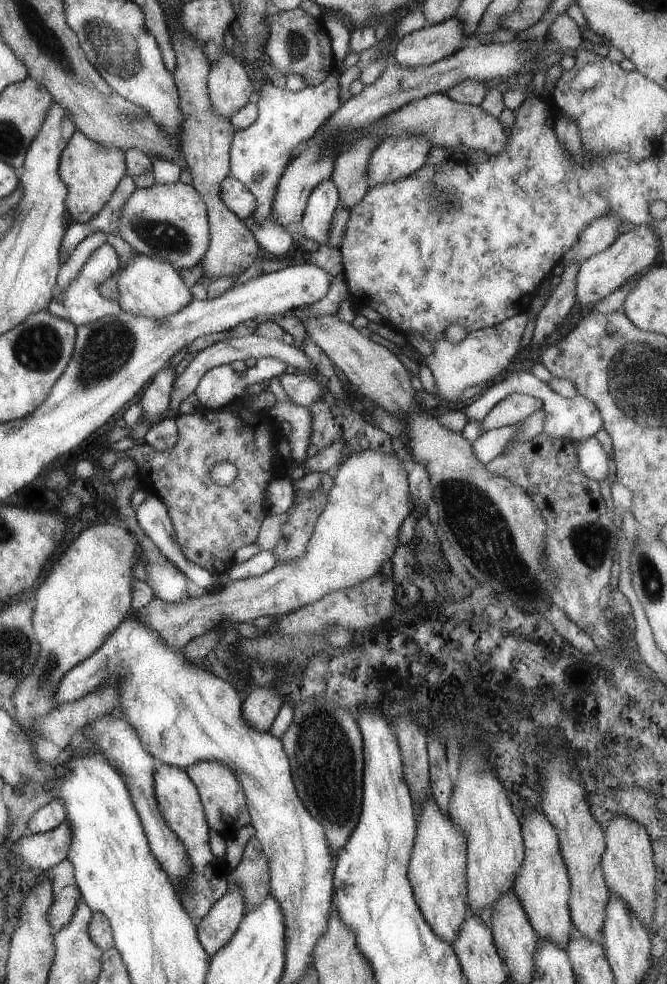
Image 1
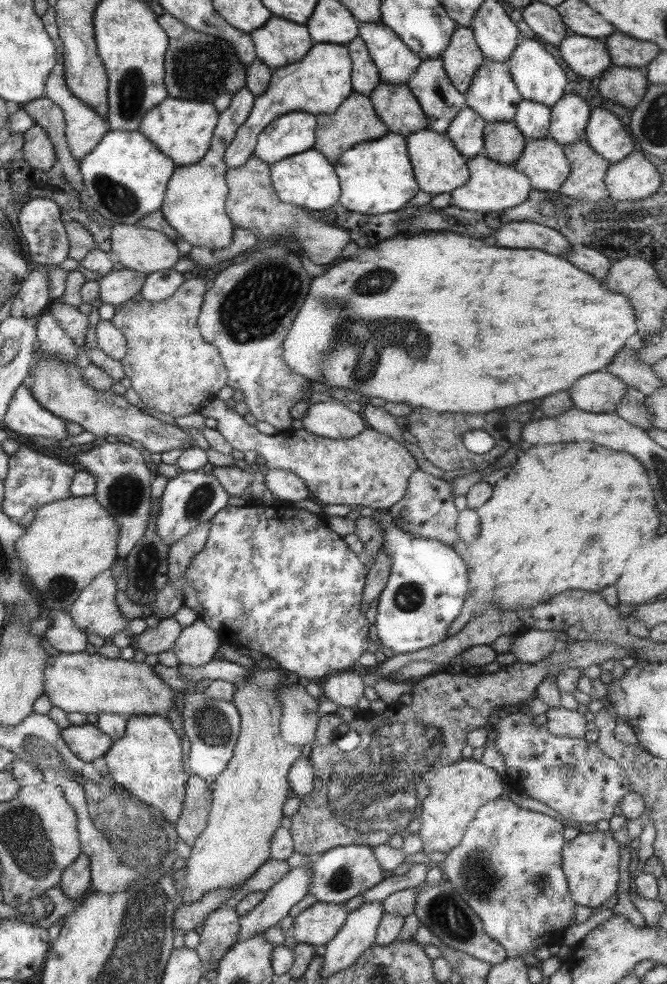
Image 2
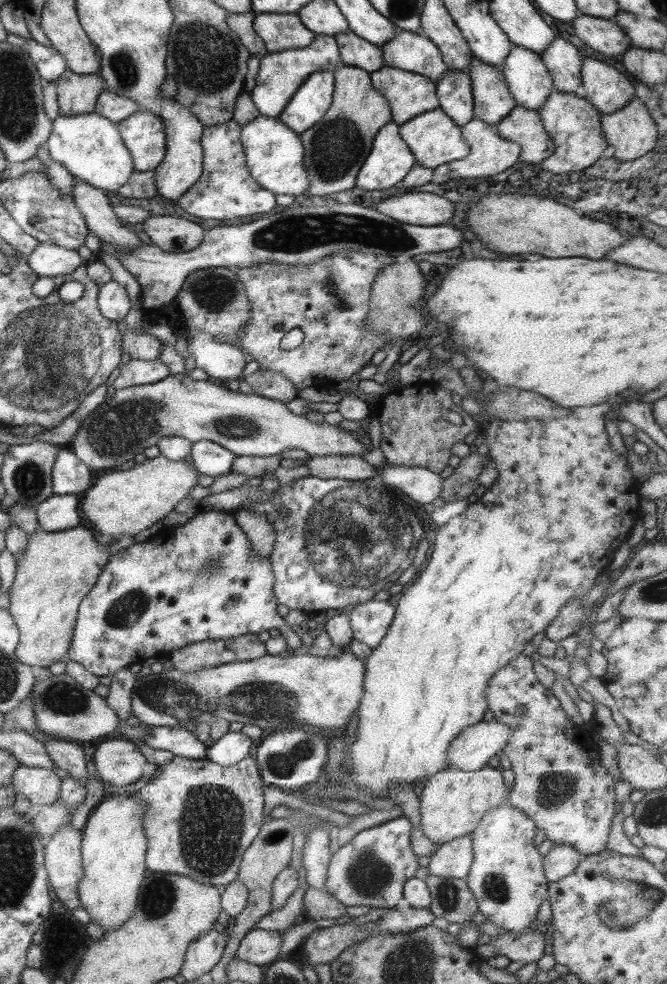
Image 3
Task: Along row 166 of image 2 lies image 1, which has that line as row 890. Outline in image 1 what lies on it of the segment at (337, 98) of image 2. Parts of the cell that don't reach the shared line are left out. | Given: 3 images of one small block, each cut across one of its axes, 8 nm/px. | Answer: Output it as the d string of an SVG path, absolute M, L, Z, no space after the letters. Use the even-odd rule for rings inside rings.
M231 883L226 893L195 923L198 941L209 959L231 940L244 914L240 890Z

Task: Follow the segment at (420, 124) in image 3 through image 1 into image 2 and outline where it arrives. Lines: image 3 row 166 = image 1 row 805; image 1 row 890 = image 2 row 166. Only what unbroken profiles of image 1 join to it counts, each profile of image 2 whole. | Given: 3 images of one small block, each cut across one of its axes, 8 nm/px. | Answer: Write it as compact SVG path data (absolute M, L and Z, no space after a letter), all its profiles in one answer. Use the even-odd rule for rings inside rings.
M427 128L419 130L406 136L406 149L415 182L421 191L432 196L450 193L468 181L467 158L458 153L445 134L437 134Z

